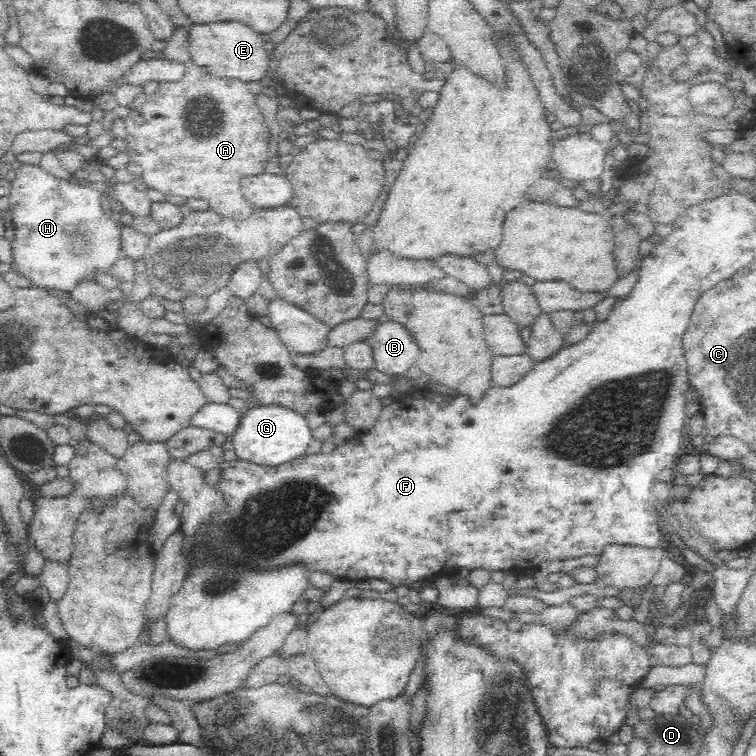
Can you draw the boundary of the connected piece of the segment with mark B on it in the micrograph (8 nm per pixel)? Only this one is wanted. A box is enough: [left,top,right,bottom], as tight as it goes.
[368,322,420,374]

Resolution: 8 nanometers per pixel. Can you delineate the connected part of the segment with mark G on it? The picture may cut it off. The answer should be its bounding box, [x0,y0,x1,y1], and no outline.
[232,404,314,467]

